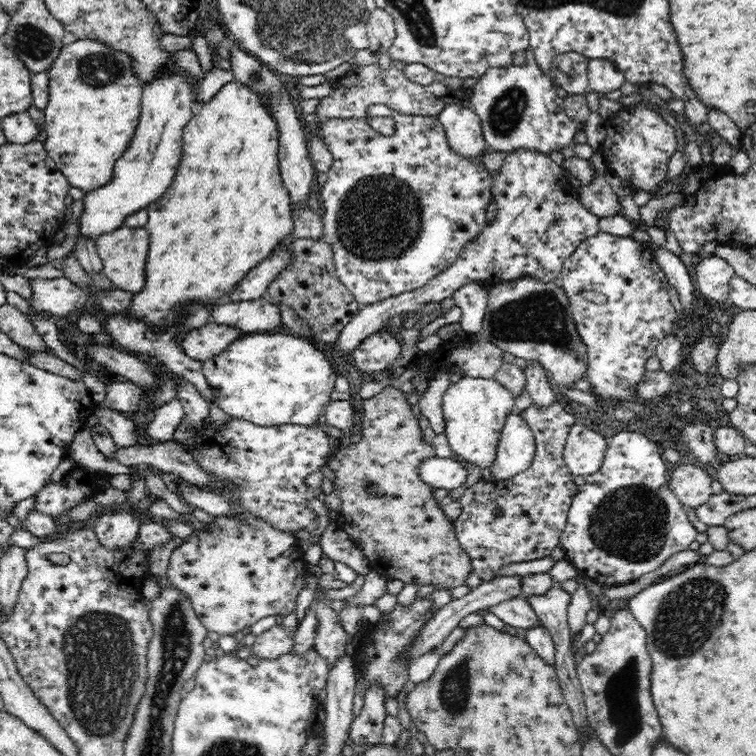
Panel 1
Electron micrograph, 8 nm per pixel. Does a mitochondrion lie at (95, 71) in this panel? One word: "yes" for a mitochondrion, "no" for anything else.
yes

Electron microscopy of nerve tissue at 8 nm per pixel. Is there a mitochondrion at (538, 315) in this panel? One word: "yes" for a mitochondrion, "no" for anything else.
yes

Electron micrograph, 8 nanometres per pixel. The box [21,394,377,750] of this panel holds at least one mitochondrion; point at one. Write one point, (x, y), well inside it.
(99, 646)

